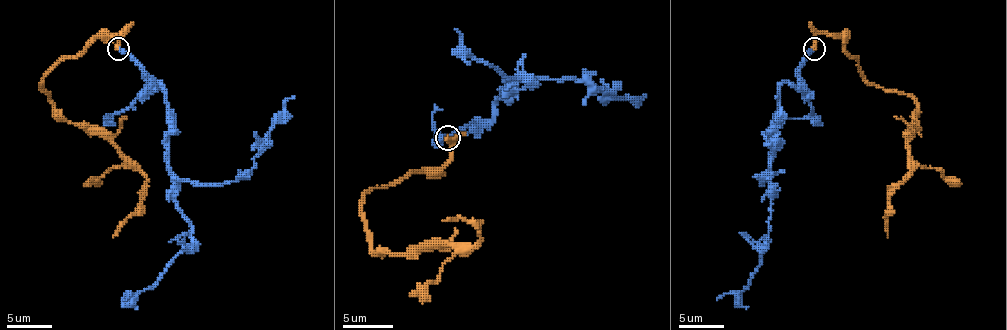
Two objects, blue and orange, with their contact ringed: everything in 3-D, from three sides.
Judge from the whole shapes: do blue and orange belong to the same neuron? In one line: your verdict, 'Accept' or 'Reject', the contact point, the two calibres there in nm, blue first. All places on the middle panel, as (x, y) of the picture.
Accept. Place: (448, 138). Thickness 320 nm (blue) against 280 nm

